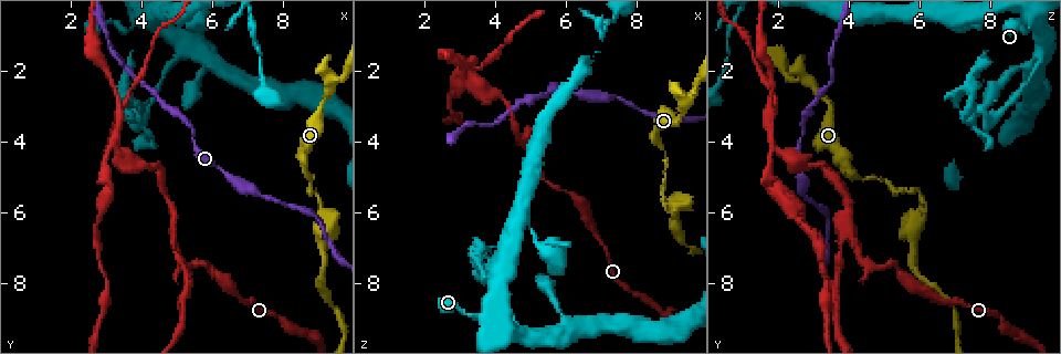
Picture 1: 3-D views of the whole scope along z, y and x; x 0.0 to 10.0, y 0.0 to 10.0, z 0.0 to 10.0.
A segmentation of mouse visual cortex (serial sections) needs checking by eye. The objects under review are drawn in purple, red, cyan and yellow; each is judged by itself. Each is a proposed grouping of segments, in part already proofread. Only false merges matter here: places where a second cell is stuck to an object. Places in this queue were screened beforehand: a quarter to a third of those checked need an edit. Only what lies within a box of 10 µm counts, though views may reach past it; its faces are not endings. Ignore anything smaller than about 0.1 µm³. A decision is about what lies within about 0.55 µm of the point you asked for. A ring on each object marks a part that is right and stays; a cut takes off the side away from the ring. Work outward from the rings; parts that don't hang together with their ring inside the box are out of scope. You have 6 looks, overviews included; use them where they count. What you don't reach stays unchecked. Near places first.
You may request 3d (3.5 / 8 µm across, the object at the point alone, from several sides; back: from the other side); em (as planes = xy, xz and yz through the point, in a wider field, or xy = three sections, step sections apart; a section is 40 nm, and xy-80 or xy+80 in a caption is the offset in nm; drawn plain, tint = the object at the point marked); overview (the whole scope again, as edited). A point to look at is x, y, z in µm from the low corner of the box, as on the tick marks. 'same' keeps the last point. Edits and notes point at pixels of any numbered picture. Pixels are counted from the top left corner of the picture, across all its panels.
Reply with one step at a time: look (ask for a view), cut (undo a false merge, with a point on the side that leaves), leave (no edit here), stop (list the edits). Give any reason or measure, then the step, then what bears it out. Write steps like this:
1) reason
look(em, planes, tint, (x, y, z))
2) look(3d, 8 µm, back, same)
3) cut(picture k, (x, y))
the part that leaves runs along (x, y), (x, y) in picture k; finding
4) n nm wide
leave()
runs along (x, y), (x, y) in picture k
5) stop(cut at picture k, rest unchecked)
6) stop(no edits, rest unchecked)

thick turns thin
look(3d, 8 µm, back, (4.85, 1.80, 9.40))

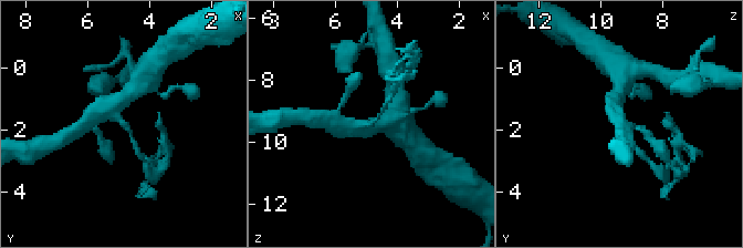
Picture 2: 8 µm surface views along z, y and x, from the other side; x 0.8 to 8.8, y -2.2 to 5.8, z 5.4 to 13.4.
arms of 150, 450 nm; now the EM
look(em, xy, step 2, tint, same)

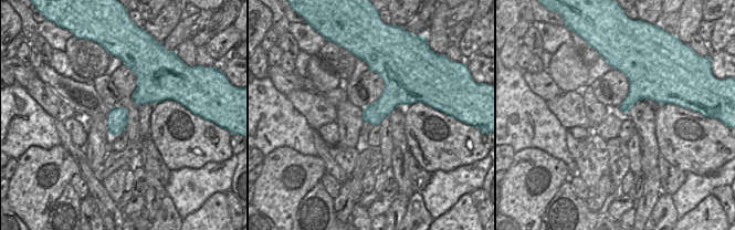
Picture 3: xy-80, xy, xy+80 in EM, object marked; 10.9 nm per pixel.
220 nm wide
leave()
runs along (617, 99), (618, 122), (637, 148) in picture 2; continuous, no second cell

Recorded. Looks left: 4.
abrupt turn
look(em, xy, step 5, tint, (4.10, 3.80, 7.75))

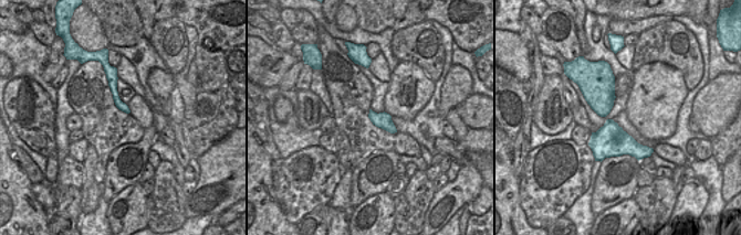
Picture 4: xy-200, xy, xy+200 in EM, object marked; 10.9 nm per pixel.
look(3d, 3.5 µm, same)

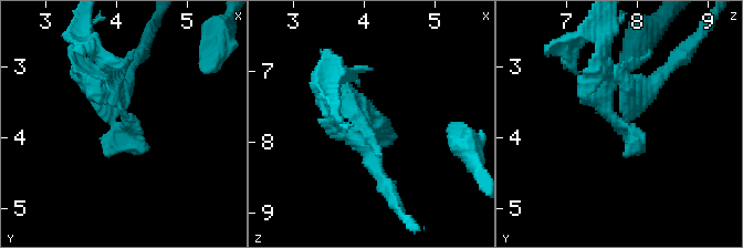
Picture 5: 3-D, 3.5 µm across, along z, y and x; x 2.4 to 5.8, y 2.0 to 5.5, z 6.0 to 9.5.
cut(picture 5, (594, 100))
the part that leaves runs along (629, 125), (595, 97), (598, 70) in picture 5; two cells meet here

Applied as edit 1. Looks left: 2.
stop(cut at picture 5, rest unchecked)

